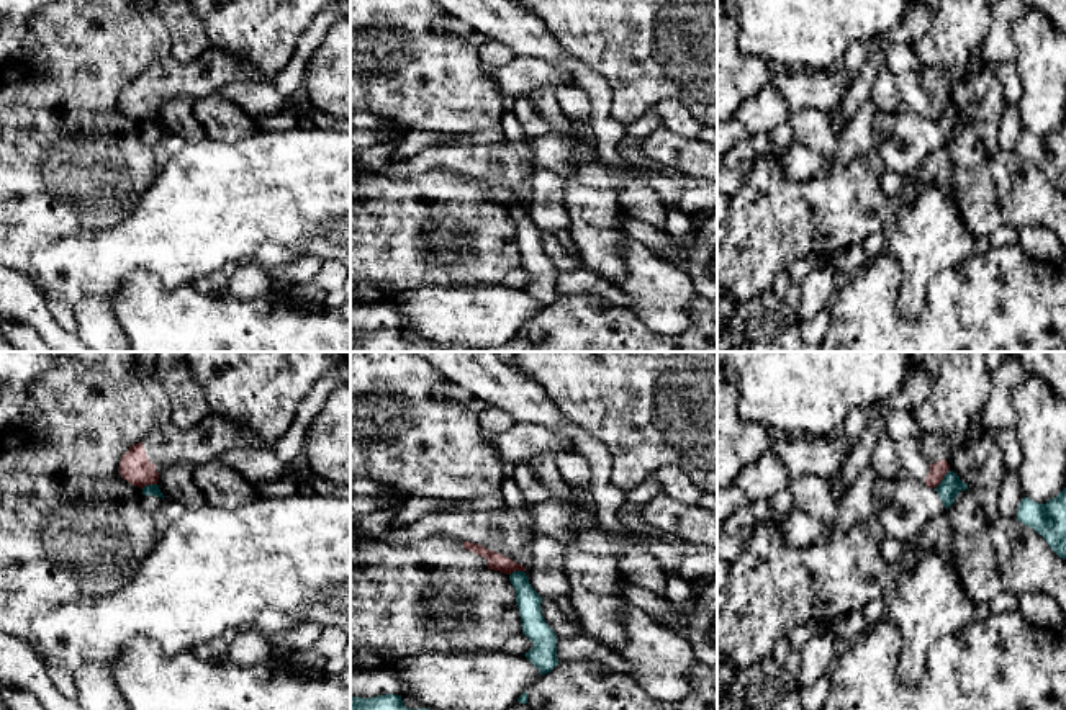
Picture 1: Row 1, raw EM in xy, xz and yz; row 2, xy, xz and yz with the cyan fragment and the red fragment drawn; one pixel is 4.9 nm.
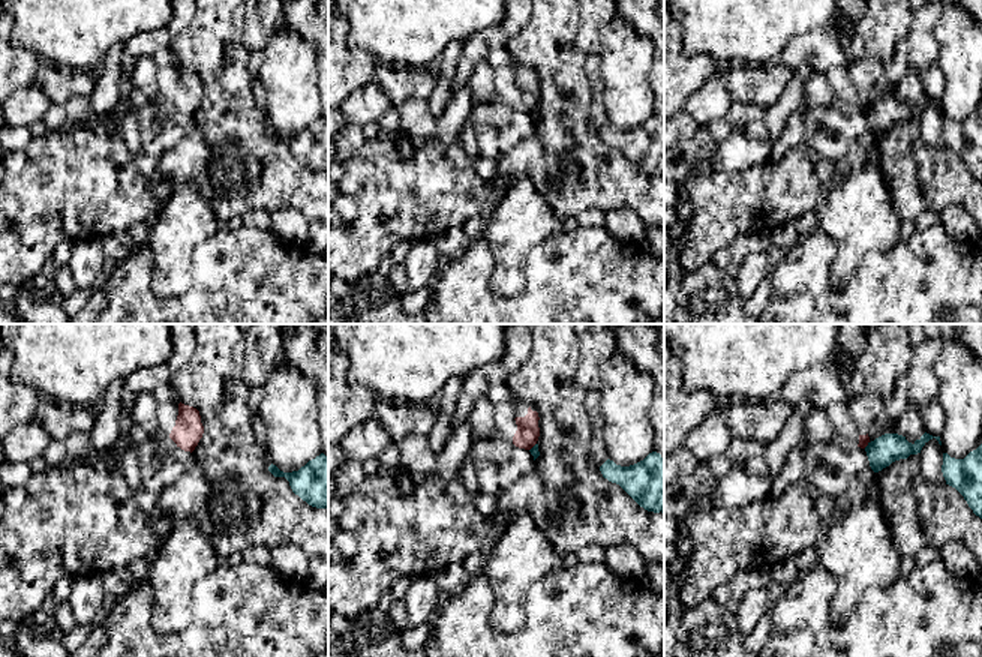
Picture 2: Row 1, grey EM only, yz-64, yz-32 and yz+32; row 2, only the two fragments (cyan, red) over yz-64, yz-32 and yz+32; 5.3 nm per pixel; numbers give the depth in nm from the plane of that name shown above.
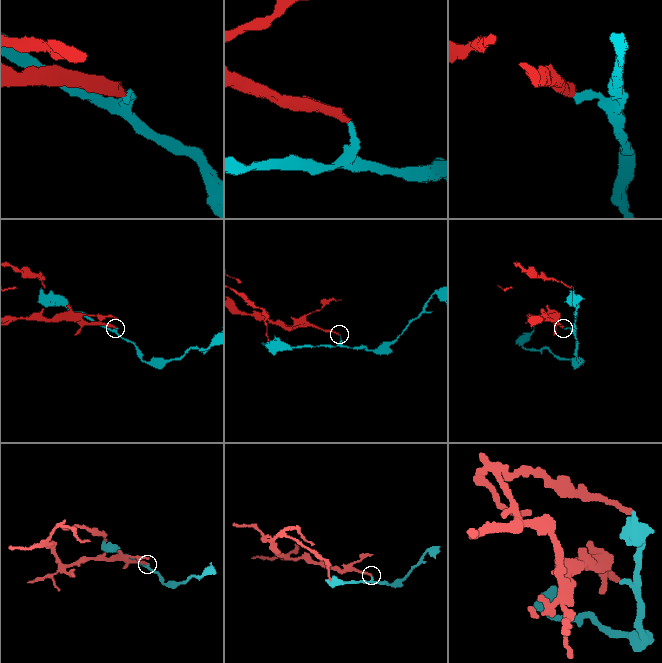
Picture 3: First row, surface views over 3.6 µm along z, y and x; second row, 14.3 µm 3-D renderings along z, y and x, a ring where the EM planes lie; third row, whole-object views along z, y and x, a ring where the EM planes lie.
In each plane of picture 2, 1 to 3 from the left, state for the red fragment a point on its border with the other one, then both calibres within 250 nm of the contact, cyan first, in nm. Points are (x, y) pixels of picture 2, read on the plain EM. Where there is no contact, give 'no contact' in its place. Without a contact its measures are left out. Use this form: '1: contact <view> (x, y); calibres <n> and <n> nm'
1: no contact
2: contact yz-32 (532, 111); calibres 50 and 130 nm
3: contact yz+32 (868, 108); calibres 160 and 60 nm

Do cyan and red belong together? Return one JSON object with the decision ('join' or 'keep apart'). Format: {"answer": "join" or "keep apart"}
{"answer": "keep apart"}

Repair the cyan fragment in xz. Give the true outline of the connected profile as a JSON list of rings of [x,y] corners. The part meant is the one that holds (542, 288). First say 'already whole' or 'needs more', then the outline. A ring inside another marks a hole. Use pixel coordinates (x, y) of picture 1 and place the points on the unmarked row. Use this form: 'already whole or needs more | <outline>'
already whole | [[[524,204],[511,206],[509,214],[516,222],[522,267],[534,276],[524,290],[540,304],[540,309],[547,308],[558,298],[558,293],[557,270],[542,249],[542,231],[532,222]]]

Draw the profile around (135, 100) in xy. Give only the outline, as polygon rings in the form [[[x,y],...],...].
[[[216,49],[206,51],[188,64],[180,64],[169,56],[129,80],[121,90],[120,108],[142,123],[157,118],[159,105],[165,97],[201,98],[234,83],[254,87],[269,83],[269,79],[251,64],[228,64],[226,56]]]

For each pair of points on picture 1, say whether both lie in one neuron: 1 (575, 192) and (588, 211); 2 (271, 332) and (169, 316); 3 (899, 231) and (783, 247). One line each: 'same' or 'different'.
1: same
2: same
3: different

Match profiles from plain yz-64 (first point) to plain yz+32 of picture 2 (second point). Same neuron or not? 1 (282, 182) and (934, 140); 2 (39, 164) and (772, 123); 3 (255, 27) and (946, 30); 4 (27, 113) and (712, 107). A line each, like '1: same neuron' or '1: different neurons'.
1: different neurons
2: different neurons
3: different neurons
4: same neuron

